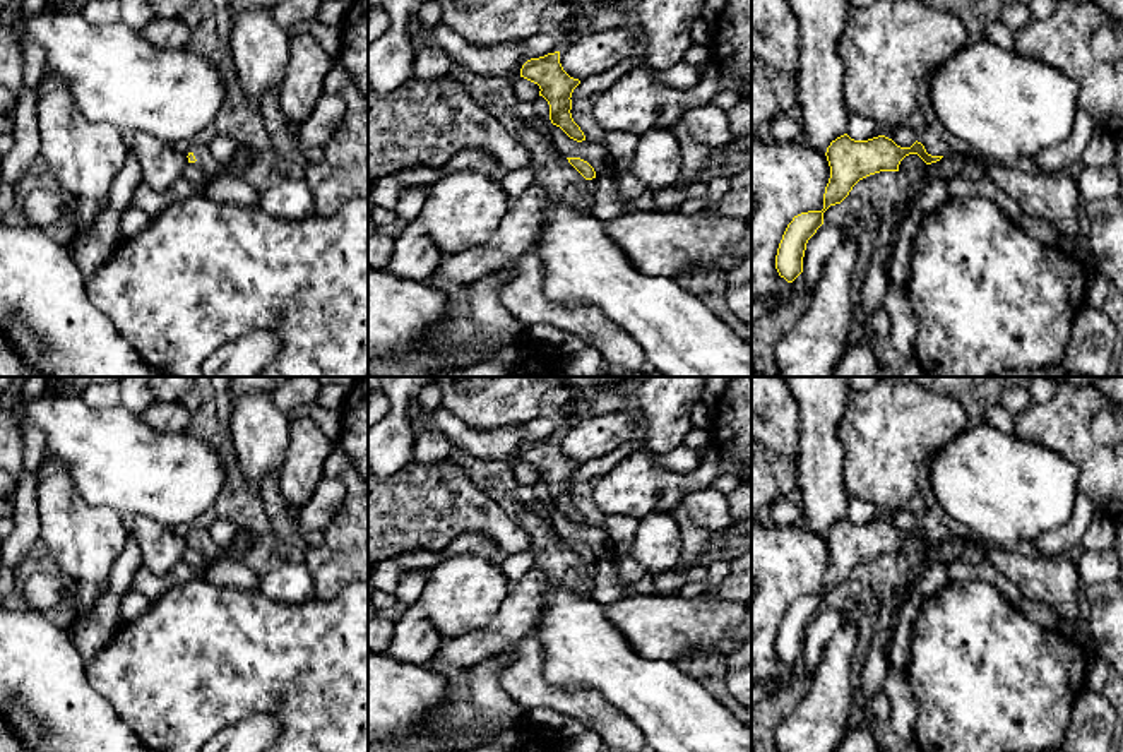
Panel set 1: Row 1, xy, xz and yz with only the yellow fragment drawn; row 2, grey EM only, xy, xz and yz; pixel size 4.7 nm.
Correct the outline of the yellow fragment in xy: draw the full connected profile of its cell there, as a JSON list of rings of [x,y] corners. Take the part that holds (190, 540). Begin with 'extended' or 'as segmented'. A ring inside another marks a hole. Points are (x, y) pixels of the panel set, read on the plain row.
extended; [[[205,529],[193,531],[188,538],[188,546],[199,548],[209,562],[223,557],[229,548],[219,548]]]

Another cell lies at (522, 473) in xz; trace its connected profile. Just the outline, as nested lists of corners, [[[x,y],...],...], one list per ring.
[[[517,461],[517,464],[514,466],[512,473],[510,473],[510,478],[515,481],[515,483],[520,483],[520,485],[526,485],[526,486],[531,486],[534,485],[538,480],[539,480],[539,469],[524,463],[524,461]]]

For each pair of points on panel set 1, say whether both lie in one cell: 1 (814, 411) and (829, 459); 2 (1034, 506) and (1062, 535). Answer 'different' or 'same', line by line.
1: same
2: different

